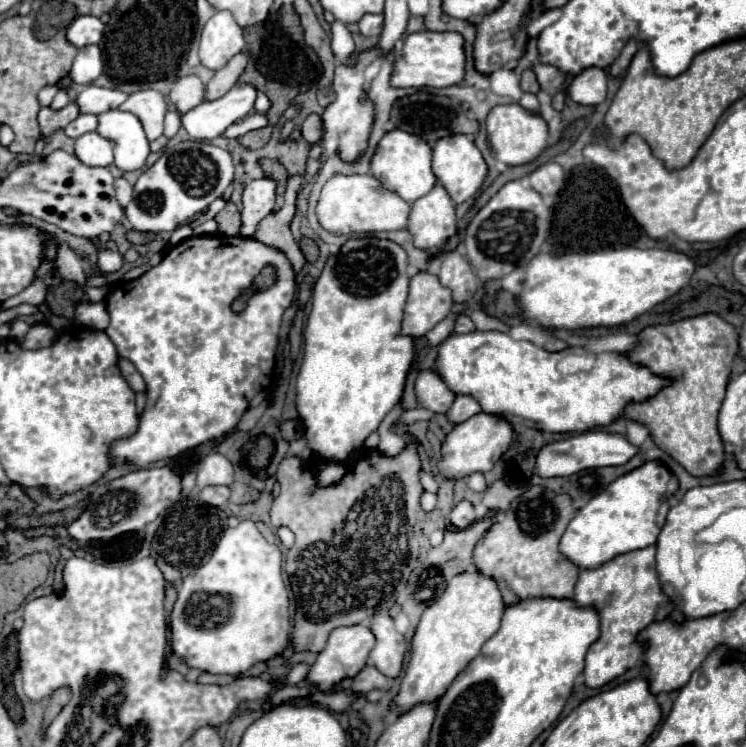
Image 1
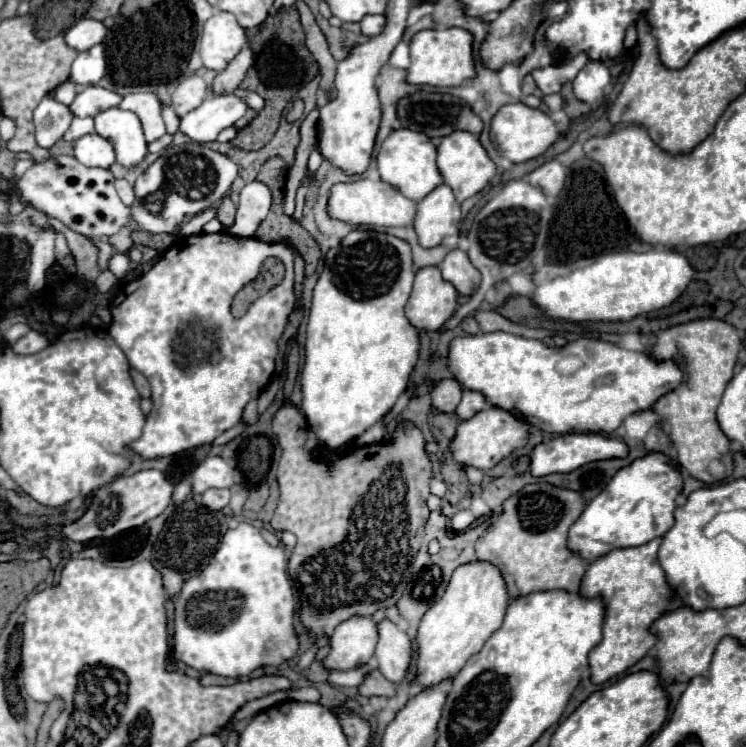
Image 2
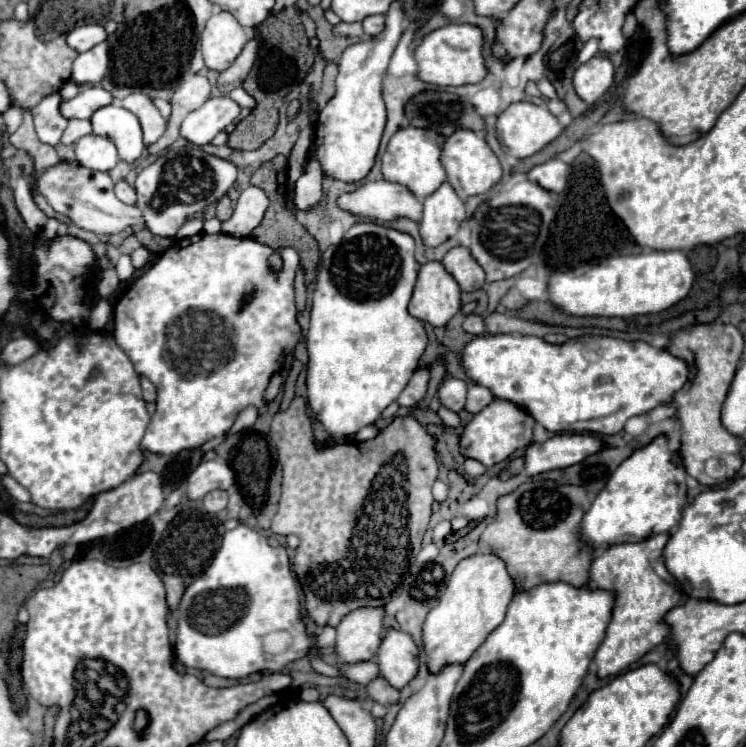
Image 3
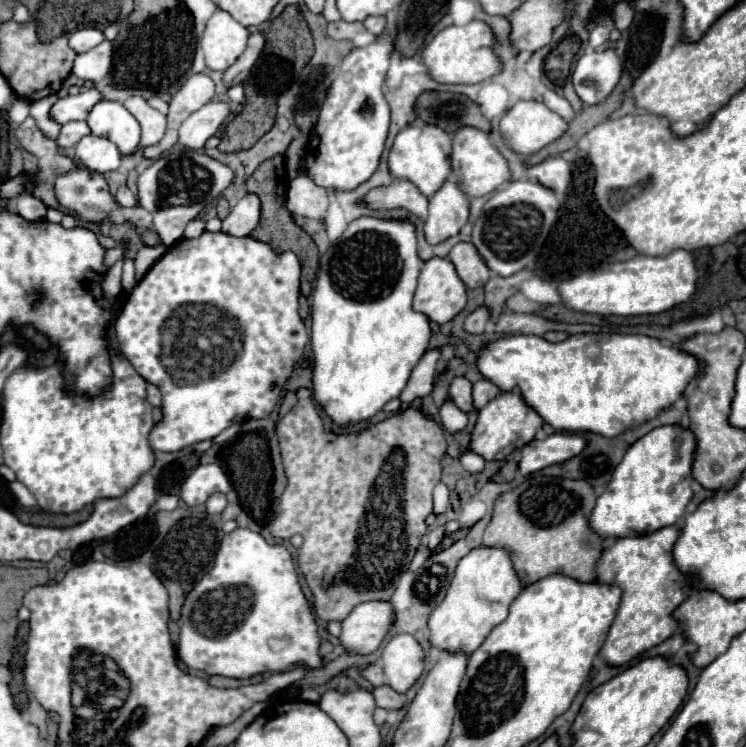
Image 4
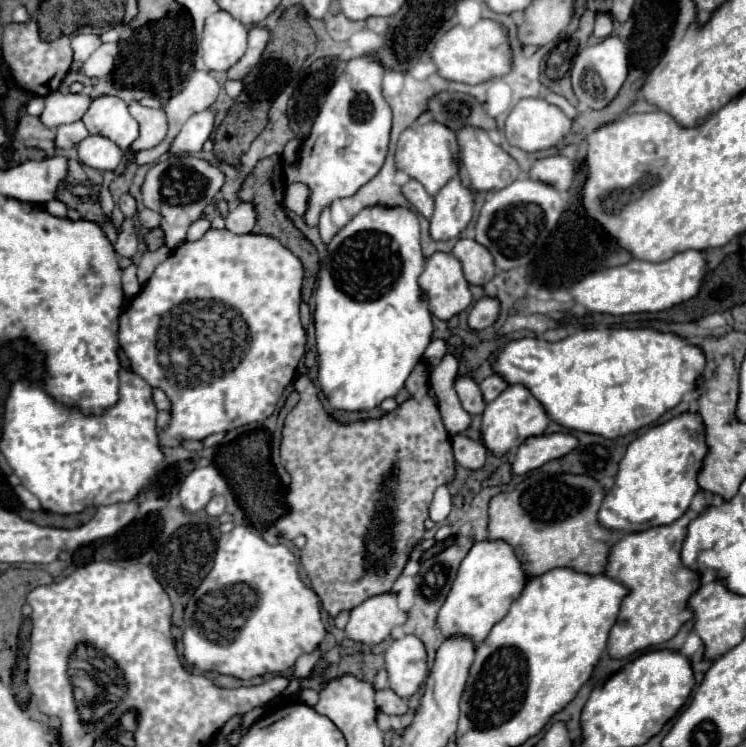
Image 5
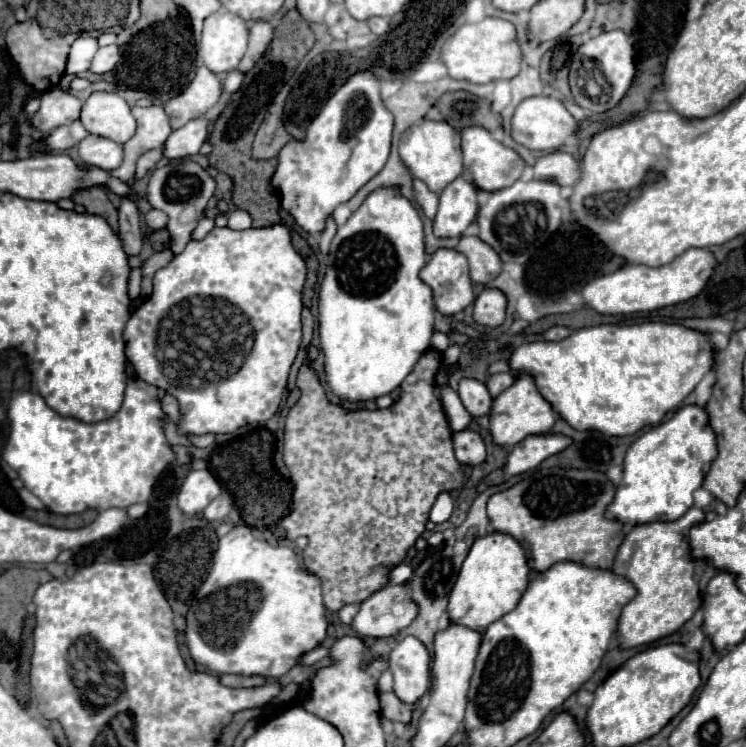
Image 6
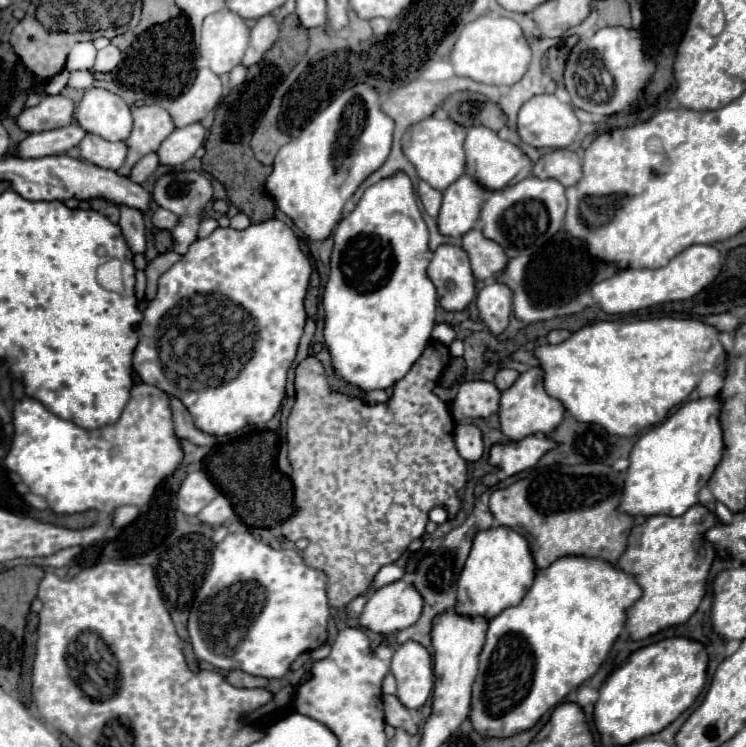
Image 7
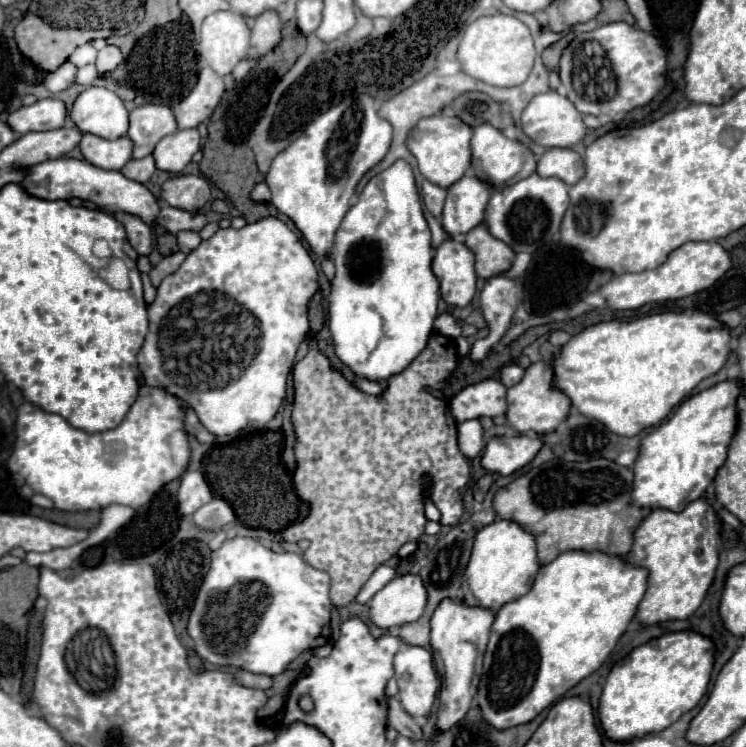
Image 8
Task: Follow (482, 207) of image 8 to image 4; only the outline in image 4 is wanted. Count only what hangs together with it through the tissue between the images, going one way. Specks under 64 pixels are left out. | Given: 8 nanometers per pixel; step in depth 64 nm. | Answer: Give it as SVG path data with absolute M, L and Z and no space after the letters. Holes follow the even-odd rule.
M454 178L430 198L430 212L424 222L424 234L430 244L440 244L456 236L470 216L470 198L458 188Z

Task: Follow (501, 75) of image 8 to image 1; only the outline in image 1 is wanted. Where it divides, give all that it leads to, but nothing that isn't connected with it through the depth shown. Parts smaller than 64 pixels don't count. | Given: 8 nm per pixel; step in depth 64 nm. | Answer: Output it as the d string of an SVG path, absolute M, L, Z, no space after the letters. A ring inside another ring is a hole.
M414 32L404 40L402 60L396 62L394 74L390 82L396 88L444 88L460 84L466 76L466 52L464 52L464 38L458 32Z

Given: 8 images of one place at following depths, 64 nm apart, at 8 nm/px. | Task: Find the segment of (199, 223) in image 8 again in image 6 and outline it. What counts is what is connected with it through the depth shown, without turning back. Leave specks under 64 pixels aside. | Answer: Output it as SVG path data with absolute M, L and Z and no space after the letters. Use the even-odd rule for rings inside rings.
M150 210L150 212L146 214L146 224L148 224L152 230L166 228L166 224L168 224L168 214L162 212L162 210Z

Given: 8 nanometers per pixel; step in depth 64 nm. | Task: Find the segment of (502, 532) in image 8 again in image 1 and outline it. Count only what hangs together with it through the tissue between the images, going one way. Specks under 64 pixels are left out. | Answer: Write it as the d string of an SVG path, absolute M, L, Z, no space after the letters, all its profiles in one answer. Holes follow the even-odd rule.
M476 568L454 576L444 594L428 606L420 618L412 638L410 666L406 668L400 694L394 698L392 706L406 712L418 702L430 702L442 696L454 676L466 668L466 664L480 652L482 644L500 628L504 610L506 604L494 578L480 574Z

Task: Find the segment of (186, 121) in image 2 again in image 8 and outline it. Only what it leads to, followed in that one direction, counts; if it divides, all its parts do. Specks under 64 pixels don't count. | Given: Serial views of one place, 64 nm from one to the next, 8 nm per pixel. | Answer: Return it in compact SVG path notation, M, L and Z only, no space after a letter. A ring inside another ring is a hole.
M192 128L192 130L178 130L176 134L162 138L156 144L152 156L158 170L178 174L186 168L186 164L198 150L200 150L200 134L196 128Z

